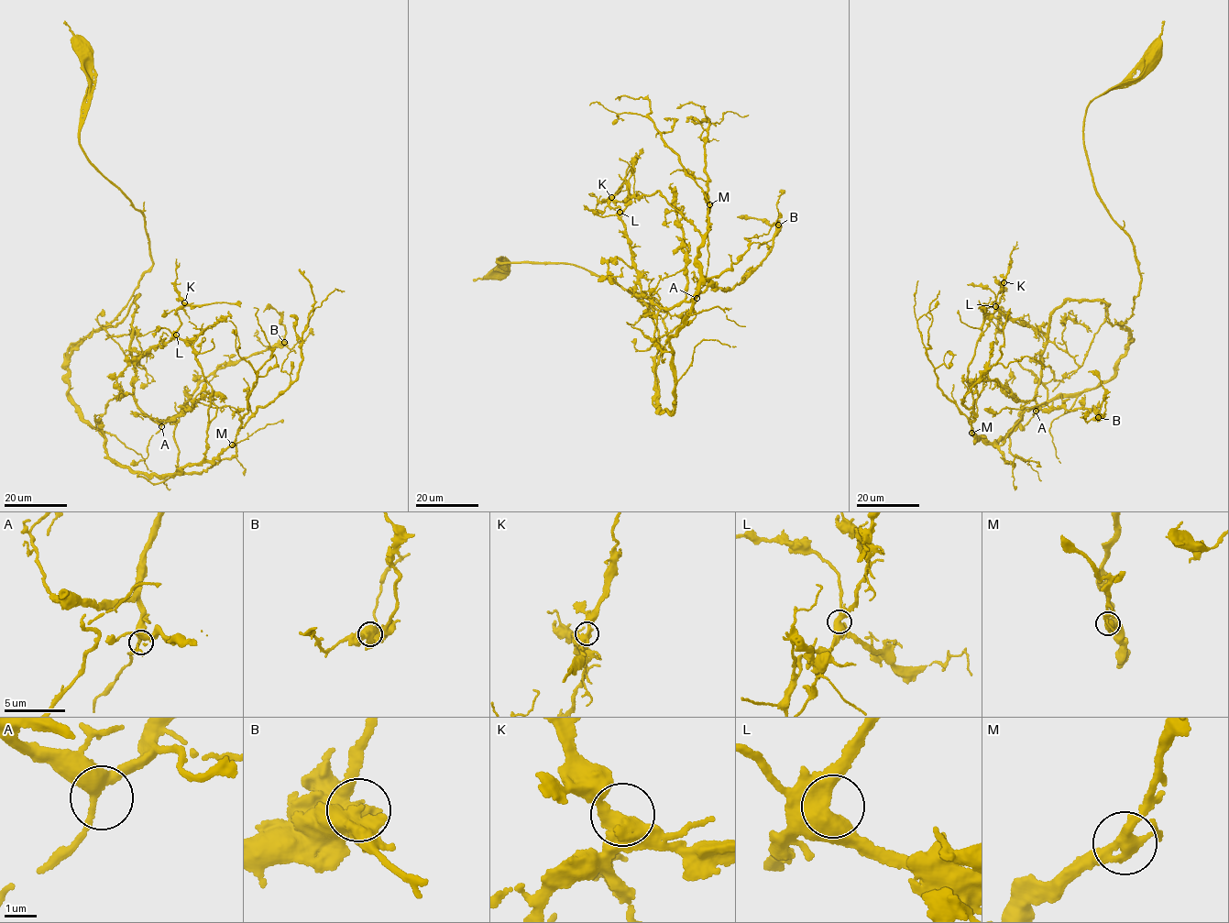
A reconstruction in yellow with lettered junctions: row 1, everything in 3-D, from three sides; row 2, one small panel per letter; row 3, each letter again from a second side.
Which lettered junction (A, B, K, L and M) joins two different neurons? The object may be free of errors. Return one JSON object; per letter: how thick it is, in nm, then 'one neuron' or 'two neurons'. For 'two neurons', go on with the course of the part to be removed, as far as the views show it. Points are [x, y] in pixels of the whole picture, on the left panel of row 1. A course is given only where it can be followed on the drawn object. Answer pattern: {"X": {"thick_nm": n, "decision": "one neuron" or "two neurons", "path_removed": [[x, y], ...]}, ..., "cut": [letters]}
{"A": {"thick_nm": 360, "decision": "one neuron"}, "B": {"thick_nm": 400, "decision": "one neuron"}, "K": {"thick_nm": 400, "decision": "one neuron"}, "L": {"thick_nm": 480, "decision": "one neuron"}, "M": {"thick_nm": 380, "decision": "one neuron"}, "cut": []}

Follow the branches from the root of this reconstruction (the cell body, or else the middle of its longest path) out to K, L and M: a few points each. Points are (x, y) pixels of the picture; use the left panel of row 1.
K: (82, 50), (80, 147), (143, 214), (152, 262), (95, 331), (139, 294), (141, 354), (184, 302)
L: (82, 50), (80, 147), (143, 214), (152, 262), (95, 331), (121, 321), (139, 294), (129, 349), (176, 335)
M: (82, 50), (80, 147), (143, 214), (152, 265), (72, 351), (68, 393), (131, 471), (161, 477), (232, 445)

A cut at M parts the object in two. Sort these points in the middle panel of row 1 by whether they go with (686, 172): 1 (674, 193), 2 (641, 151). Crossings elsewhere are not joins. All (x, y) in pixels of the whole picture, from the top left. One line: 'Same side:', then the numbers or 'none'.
Same side: none

